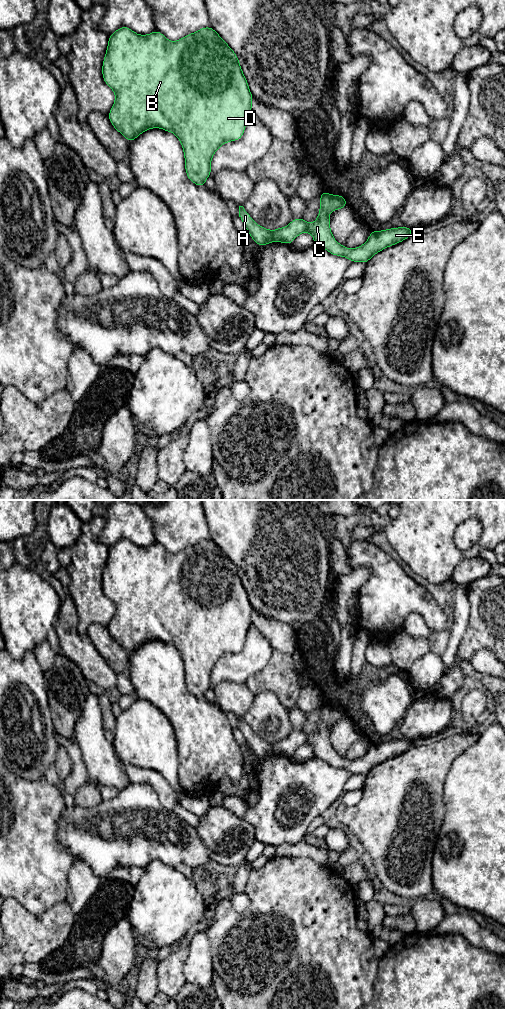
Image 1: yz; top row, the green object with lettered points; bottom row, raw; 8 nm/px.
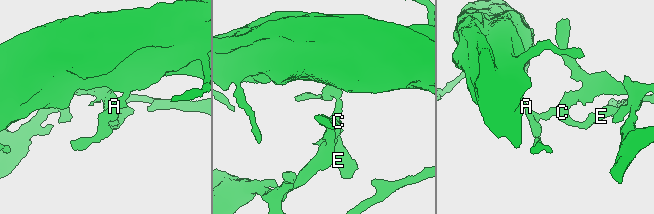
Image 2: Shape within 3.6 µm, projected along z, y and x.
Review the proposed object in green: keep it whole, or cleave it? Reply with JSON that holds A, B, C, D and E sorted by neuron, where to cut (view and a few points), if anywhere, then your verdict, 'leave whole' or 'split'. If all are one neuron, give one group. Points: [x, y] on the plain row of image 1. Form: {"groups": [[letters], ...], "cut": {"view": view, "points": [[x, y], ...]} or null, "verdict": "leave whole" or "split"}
{"groups": [["A", "B", "D"], ["C", "E"]], "cut": {"view": "yz", "points": [[271, 743], [273, 752]]}, "verdict": "split"}

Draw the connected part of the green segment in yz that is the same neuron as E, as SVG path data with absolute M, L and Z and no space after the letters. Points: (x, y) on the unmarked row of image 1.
M322 703L317 732L310 736L303 730L294 730L288 738L272 743L273 753L291 757L299 746L308 744L313 748L314 757L324 760L330 766L346 769L351 774L366 776L378 764L413 747L413 740L404 738L382 743L371 742L368 752L363 757L354 761L346 760L334 751L329 730L331 723L337 723L345 719L347 719L347 713L344 708L331 707L326 703Z

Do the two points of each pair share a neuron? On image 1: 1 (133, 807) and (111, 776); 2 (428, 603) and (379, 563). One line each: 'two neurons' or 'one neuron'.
1: two neurons
2: one neuron

